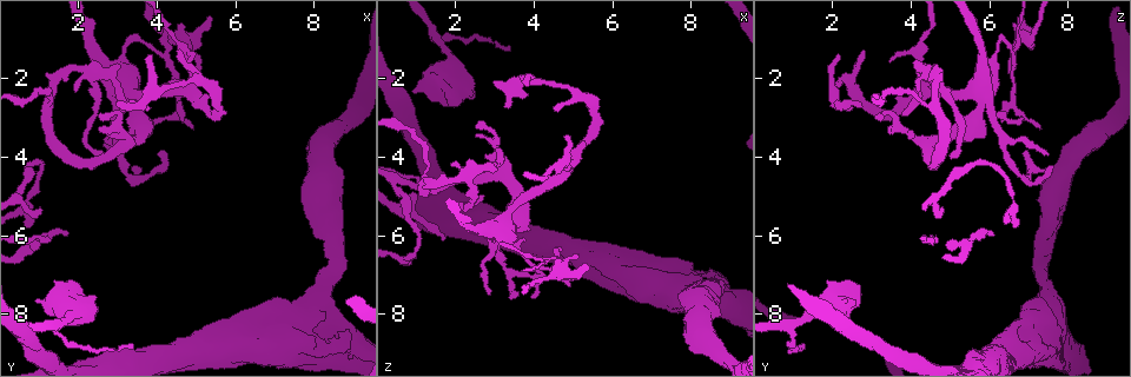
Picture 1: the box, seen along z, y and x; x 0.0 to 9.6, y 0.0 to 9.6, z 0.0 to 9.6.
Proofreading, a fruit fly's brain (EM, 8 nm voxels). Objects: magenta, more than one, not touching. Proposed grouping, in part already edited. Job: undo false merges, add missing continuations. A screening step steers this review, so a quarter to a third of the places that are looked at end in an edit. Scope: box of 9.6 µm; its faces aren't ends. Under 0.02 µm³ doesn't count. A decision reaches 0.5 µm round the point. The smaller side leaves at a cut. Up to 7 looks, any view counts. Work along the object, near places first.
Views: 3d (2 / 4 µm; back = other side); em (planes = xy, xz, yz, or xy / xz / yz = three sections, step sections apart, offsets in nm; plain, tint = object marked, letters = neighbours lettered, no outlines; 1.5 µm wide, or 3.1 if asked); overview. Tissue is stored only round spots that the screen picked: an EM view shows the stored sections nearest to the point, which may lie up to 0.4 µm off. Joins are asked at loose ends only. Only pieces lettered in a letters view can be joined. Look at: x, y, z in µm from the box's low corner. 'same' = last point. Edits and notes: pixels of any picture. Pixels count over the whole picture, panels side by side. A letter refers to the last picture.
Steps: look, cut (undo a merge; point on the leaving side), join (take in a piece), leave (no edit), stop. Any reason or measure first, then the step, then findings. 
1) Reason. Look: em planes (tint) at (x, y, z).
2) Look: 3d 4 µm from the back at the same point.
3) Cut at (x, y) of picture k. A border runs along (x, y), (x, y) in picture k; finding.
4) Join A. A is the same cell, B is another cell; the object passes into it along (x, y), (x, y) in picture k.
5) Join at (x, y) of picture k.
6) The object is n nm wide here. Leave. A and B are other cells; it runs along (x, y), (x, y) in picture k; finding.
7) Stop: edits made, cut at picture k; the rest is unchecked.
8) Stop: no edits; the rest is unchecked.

Free end. Look: 3d 2 µm at (1.00, 5.30, 4.80).

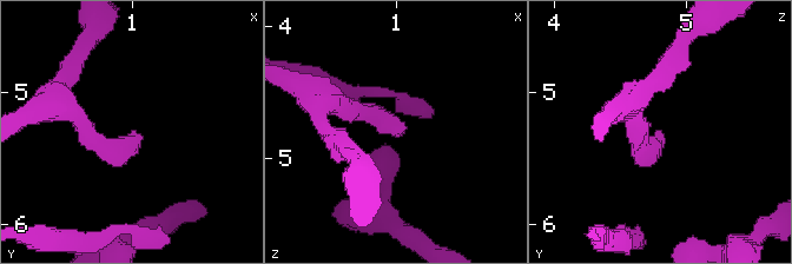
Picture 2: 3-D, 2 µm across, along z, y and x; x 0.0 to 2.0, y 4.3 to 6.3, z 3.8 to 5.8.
Look: em xy step 8 (letters) at (1.02, 5.30, 4.84).

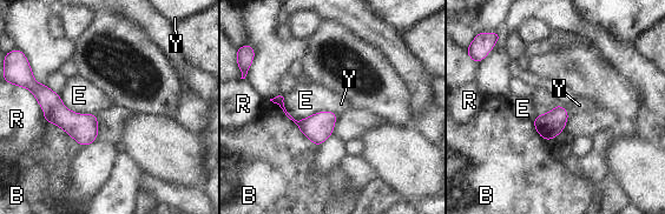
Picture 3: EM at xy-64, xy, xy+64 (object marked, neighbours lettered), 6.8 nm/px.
Leave. B, E, R and Y are other cells; a border runs along (269, 100), (275, 102), (317, 147) in picture 3; none of them fits.

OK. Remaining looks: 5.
Look: 3d 4 µm at (3.25, 4.60, 6.85).

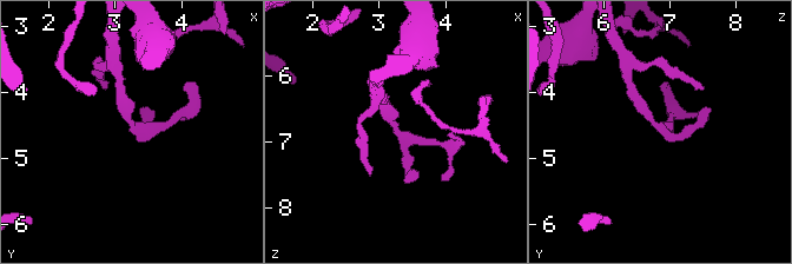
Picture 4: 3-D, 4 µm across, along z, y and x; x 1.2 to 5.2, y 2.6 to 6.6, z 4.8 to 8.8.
Look: em yz step 4 (letters) at (3.25, 4.55, 6.80).

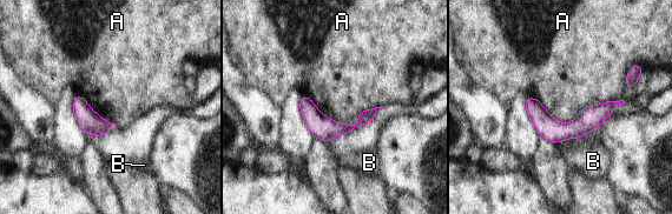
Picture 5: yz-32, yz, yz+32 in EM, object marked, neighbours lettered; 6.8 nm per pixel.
The object is 90 nm wide here; the longest contact is with A, 500 nm. Leave. A and B are other cells; one cell here.

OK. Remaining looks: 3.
An open end. Look: em planes (tint) at (4.65, 3.10, 6.25).

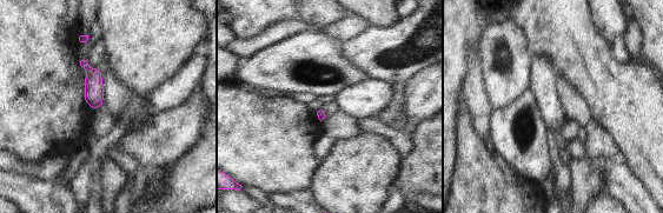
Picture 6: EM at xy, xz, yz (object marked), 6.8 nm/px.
See the neighbours. Look: em planes (letters) at the same point.

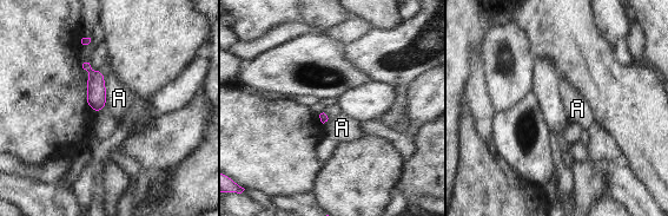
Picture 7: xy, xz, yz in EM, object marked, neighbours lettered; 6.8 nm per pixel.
Leave. A is another cell; a border runs along (100, 70), (104, 77), (104, 108) in picture 7; no lettered piece goes on from it.

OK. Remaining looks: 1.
Stop: no edits; the rest is unchecked.

